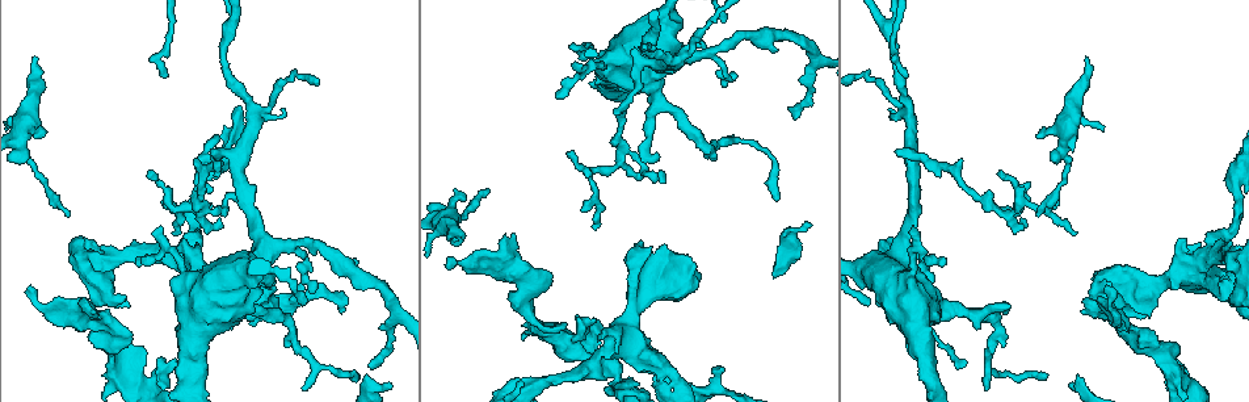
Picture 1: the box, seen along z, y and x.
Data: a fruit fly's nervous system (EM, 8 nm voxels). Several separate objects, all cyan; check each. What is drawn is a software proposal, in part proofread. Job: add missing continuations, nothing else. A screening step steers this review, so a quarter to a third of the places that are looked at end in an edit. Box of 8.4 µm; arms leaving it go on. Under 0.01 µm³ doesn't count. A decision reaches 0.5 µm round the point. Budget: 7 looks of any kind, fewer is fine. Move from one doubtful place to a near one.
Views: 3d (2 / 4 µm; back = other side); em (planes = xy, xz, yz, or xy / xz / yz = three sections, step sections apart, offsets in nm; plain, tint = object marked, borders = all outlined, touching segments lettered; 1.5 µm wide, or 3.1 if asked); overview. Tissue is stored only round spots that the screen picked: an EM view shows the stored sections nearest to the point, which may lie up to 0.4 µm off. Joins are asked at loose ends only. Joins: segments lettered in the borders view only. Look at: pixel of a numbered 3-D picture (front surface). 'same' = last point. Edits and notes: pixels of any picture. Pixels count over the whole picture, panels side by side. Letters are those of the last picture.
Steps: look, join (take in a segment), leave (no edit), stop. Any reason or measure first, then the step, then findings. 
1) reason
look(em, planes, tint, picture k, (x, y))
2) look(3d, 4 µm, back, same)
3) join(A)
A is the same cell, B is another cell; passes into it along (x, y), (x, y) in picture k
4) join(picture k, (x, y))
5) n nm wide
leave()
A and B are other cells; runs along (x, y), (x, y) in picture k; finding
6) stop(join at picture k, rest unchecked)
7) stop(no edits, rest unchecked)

tapers out
look(3d, 4 µm, picture 1, (1037, 136))

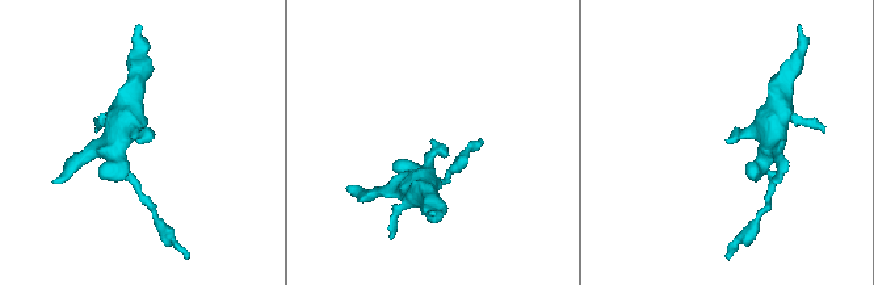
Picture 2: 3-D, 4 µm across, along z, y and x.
look(em, xz, step 4, tint, picture 2, (433, 143))

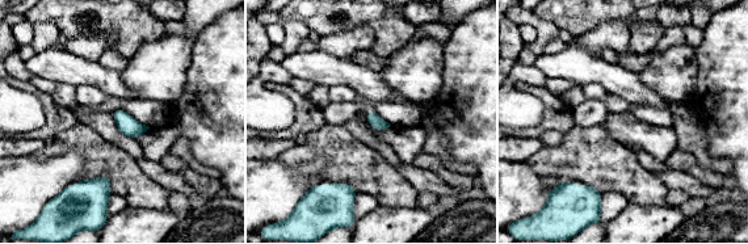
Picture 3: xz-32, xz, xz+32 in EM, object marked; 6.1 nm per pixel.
look(em, xz, step 4, borders, same)

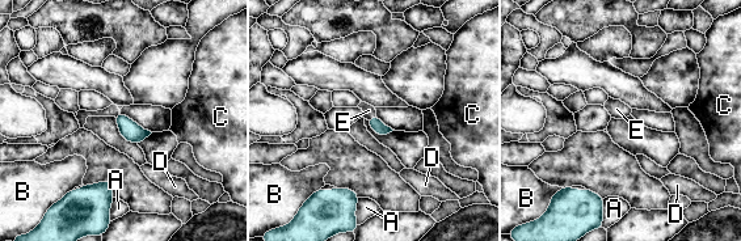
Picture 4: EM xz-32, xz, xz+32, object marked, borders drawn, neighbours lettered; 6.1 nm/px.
A touches over 110 nm
join(E)
E is the same cell, A, B, C and D are other cells; the neuron continues

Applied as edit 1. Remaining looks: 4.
see it whole again
look(overview)

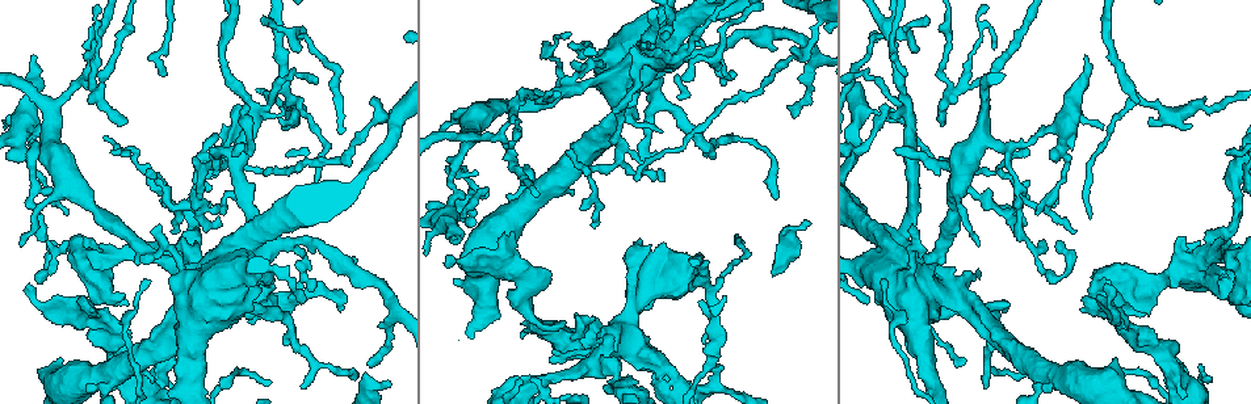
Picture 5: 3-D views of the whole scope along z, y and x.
free end
look(3d, 4 µm, picture 5, (778, 196))

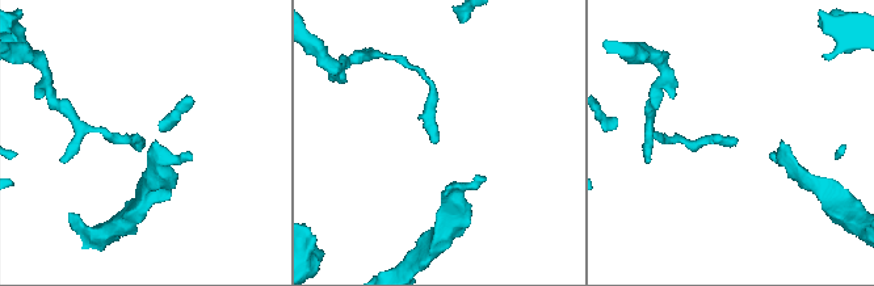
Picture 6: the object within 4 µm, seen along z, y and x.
shape alone is not enough
look(em, xz, step 4, tint, picture 6, (736, 143))

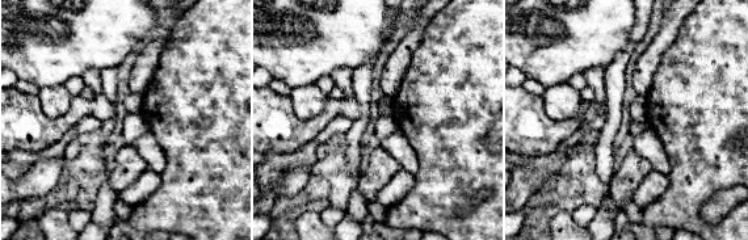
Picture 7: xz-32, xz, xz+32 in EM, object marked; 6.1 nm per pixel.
cut it another way
look(em, planes, borders, same)

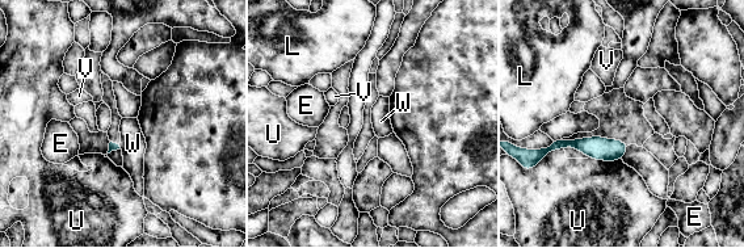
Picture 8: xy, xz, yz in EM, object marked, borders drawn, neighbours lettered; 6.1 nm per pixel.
leave()
E, L, U, V and W are other cells; border along (588, 156), (596, 160), (621, 160) in picture 8; no lettered segment goes on from it

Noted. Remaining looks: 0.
stop(join at picture 4, rest unchecked)

